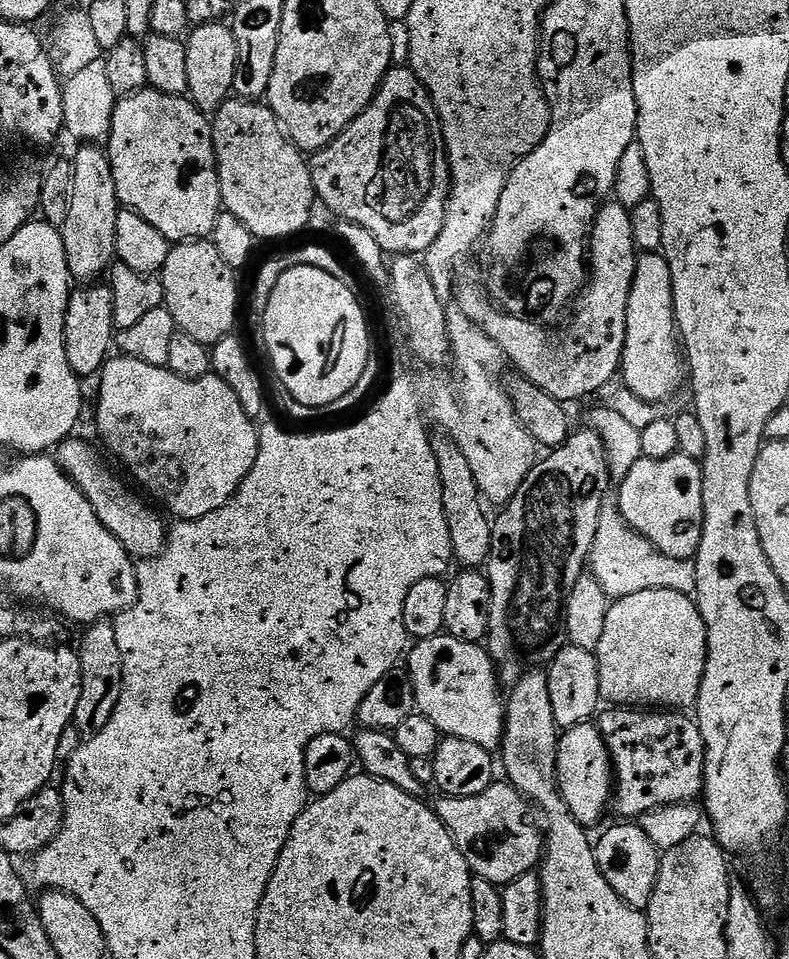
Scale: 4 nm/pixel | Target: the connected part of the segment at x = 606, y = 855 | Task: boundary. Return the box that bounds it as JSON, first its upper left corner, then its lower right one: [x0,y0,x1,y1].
[595,822,660,909]

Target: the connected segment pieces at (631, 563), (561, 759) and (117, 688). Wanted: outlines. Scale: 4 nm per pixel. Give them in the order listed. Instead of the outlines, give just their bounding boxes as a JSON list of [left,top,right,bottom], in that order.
[[590,527,698,600],[558,722,614,826],[72,618,122,738]]

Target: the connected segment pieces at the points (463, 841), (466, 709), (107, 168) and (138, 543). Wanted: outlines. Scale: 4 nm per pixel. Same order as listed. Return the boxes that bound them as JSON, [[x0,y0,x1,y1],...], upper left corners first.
[[434,780,543,886],[406,634,506,750],[62,146,122,282],[54,438,166,560]]

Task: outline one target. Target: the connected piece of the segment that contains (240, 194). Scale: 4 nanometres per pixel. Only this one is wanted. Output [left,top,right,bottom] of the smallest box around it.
[211,98,317,242]

